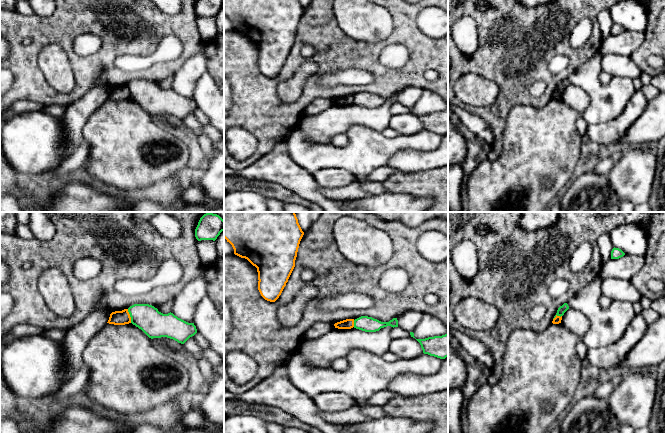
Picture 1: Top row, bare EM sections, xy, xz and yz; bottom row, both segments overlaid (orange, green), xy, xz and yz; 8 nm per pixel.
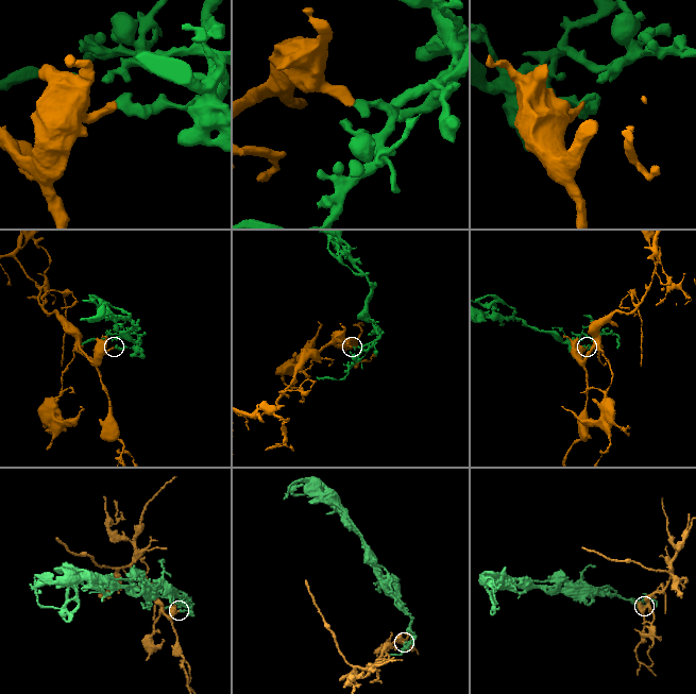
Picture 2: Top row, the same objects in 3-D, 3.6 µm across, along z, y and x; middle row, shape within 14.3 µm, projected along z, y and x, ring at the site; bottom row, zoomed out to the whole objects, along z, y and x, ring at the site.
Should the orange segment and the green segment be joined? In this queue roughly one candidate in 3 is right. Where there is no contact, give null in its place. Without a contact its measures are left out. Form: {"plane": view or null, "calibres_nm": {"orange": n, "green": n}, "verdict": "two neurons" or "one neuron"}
{"plane": "xy", "calibres_nm": {"orange": 110, "green": 220}, "verdict": "two neurons"}

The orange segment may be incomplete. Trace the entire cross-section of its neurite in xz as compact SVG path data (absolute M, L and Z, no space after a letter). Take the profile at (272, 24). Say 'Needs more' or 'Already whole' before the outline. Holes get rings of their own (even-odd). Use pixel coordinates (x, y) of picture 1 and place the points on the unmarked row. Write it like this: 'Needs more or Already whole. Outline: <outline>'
Already whole. Outline: M224 0L224 14L229 18L234 30L247 35L258 48L258 66L261 72L270 78L275 78L281 71L295 43L295 36L300 17L304 11L299 0Z

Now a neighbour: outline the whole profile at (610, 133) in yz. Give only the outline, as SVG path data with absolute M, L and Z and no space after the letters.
M635 90L624 111L615 119L599 124L588 124L586 138L603 145L632 145L624 144L622 139L628 129L647 107L648 101L641 90Z

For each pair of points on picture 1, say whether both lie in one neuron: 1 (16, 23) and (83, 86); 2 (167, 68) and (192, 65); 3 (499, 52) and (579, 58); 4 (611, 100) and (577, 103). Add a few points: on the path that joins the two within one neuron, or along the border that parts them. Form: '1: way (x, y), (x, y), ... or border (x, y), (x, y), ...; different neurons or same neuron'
1: way (39, 29), (51, 30), (68, 47), (78, 63); same neuron
2: border (200, 52), (189, 57), (173, 75); different neurons
3: way (519, 55), (528, 55), (539, 47), (559, 50); same neuron
4: border (574, 84), (589, 99), (581, 114); different neurons

